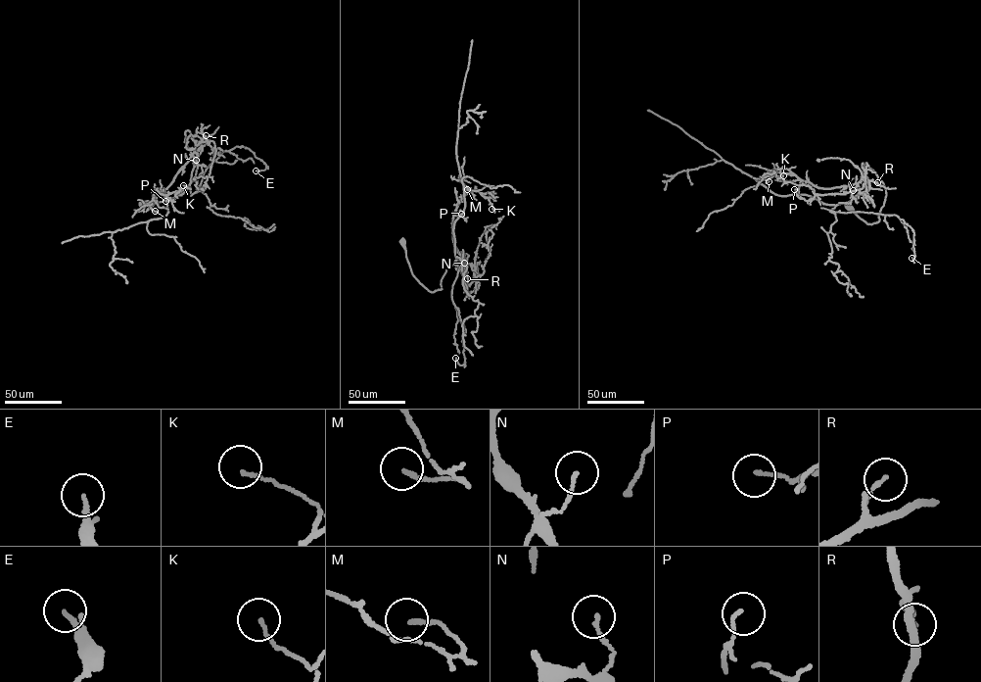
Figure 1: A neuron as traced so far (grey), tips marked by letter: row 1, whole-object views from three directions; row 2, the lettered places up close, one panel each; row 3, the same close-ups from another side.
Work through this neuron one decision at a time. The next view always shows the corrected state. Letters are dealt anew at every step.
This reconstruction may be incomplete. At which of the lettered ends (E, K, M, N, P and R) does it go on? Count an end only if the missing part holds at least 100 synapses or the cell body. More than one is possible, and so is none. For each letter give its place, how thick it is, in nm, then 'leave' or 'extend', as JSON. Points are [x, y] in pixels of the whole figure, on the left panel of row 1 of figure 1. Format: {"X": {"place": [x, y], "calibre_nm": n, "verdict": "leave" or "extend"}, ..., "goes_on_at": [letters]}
{"E": {"place": [256, 170], "calibre_nm": 110, "verdict": "leave"}, "K": {"place": [183, 185], "calibre_nm": 100, "verdict": "leave"}, "M": {"place": [155, 211], "calibre_nm": 140, "verdict": "leave"}, "N": {"place": [196, 160], "calibre_nm": 110, "verdict": "leave"}, "P": {"place": [165, 201], "calibre_nm": 100, "verdict": "leave"}, "R": {"place": [206, 135], "calibre_nm": 140, "verdict": "leave"}, "goes_on_at": []}

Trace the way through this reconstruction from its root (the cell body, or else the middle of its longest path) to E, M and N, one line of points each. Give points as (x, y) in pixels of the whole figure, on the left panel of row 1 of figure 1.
E: (141, 205), (174, 197), (195, 178), (187, 130), (202, 146), (191, 193), (237, 146), (265, 165), (256, 170)
M: (141, 205), (174, 197), (195, 178), (188, 130), (194, 150), (155, 193), (155, 211)
N: (141, 205), (174, 197), (195, 178), (197, 160), (184, 141), (187, 130), (195, 146), (189, 160), (196, 160)

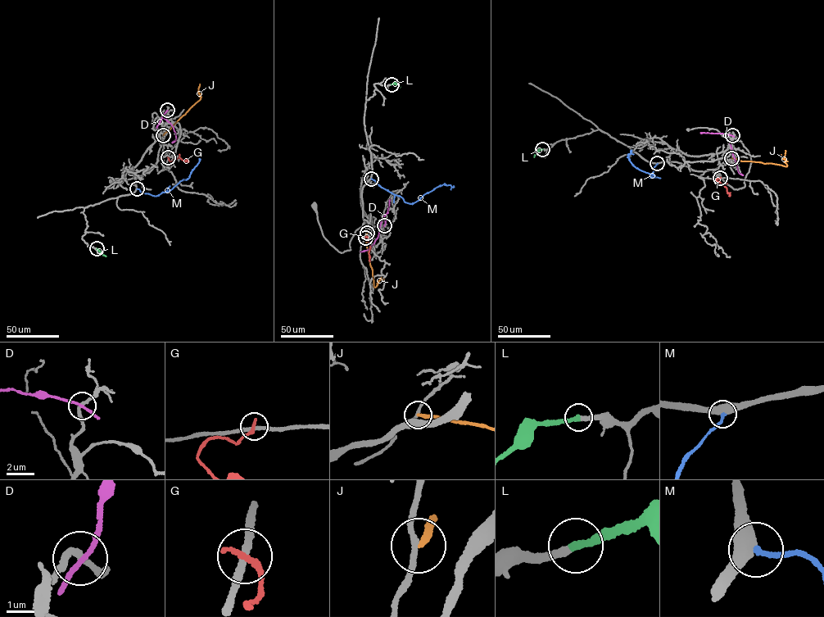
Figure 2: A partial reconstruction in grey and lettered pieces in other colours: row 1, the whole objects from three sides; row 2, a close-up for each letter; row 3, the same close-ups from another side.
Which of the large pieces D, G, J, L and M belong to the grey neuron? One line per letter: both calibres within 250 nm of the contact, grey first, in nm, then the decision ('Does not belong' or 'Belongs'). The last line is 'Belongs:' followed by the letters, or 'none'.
D: Thickness 240 nm (grey) against 160 nm. Does not belong
G: Thickness 260 nm (grey) against 260 nm. Does not belong
J: Thickness 190 nm (grey) against 240 nm. Does not belong
L: Thickness 280 nm (grey) against 280 nm. Belongs
M: Thickness 500 nm (grey) against 190 nm. Belongs
Belongs: L, M

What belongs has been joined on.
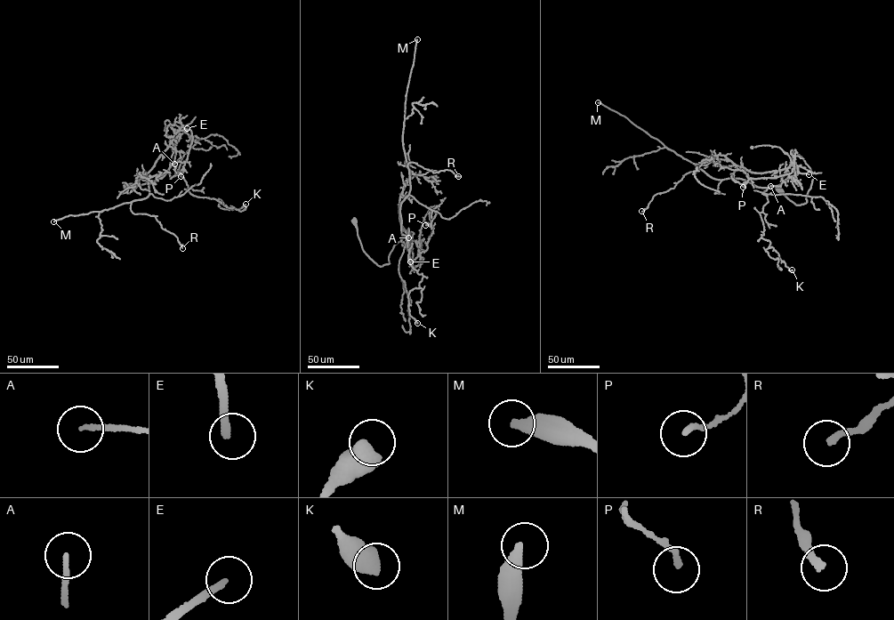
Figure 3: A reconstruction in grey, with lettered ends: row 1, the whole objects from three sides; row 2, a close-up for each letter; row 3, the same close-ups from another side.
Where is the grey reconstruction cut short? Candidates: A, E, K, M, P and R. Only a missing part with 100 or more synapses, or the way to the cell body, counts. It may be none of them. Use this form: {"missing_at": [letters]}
{"missing_at": ["E", "M"]}

